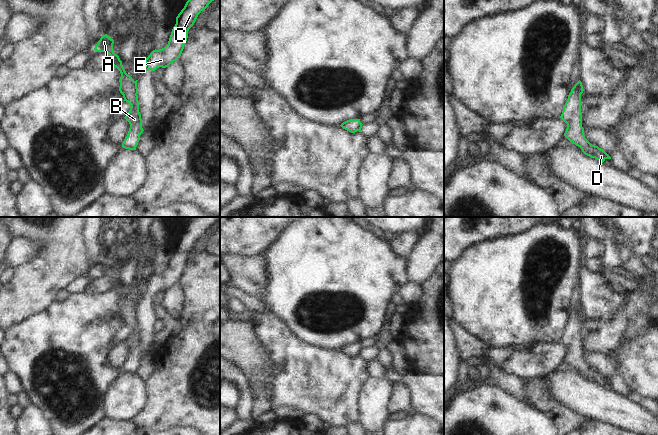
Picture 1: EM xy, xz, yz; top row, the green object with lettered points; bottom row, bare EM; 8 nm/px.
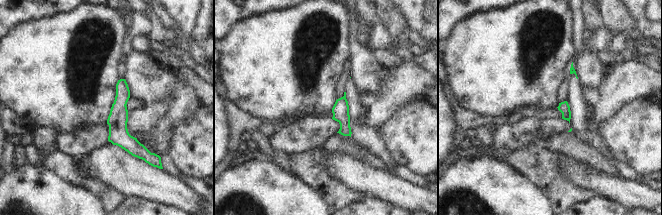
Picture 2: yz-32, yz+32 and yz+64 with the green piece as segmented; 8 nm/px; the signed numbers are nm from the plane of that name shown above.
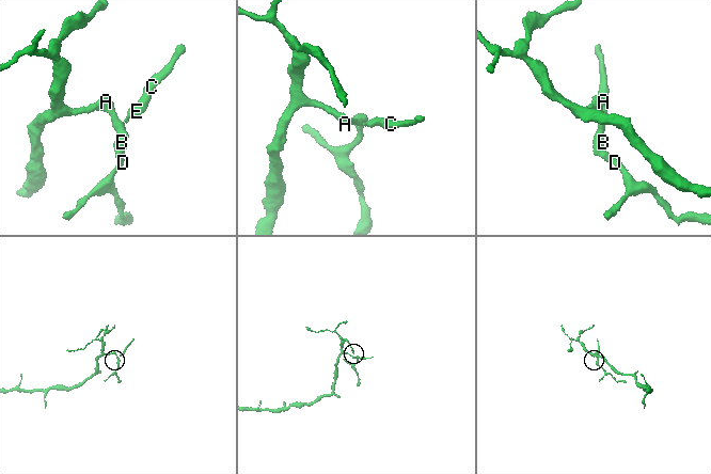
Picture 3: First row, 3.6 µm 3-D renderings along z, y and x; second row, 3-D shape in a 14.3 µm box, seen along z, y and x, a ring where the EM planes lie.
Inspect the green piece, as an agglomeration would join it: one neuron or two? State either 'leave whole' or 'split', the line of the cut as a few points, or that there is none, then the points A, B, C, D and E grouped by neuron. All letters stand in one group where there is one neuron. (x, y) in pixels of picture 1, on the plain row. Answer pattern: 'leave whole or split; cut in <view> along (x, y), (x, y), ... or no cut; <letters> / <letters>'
split; cut in yz along (575, 308), (580, 318); A B D / C E

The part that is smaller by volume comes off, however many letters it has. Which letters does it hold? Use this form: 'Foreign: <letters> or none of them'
Foreign: C, E

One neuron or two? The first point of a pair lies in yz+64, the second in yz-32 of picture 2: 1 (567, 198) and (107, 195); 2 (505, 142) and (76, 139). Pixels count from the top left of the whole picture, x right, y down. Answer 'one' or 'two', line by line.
1: one
2: one

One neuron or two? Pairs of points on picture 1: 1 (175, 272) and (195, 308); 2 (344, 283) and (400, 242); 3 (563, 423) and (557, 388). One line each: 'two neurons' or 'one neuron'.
1: two neurons
2: two neurons
3: two neurons

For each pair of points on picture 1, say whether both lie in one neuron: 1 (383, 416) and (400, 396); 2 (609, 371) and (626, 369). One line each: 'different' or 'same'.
1: different
2: different

